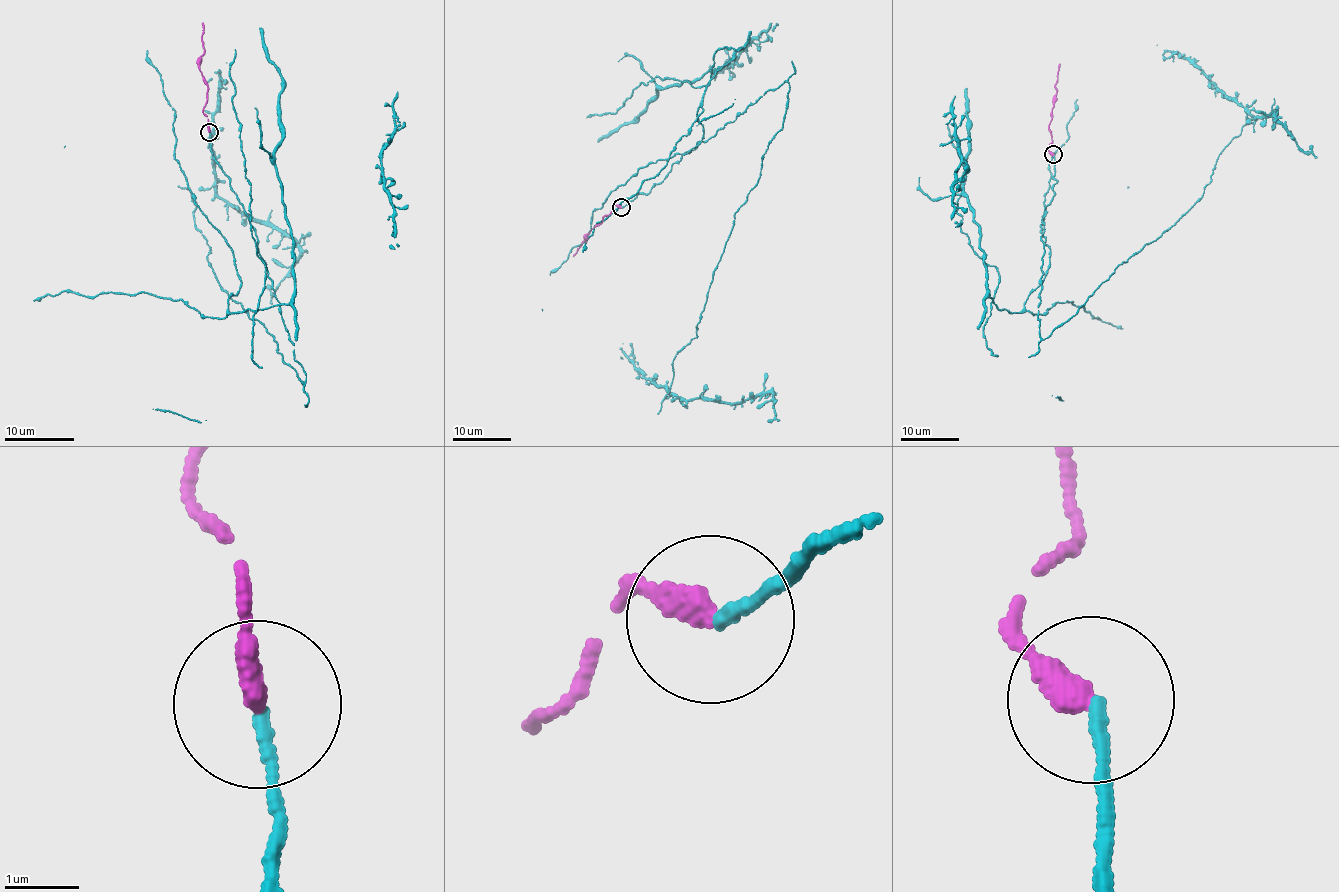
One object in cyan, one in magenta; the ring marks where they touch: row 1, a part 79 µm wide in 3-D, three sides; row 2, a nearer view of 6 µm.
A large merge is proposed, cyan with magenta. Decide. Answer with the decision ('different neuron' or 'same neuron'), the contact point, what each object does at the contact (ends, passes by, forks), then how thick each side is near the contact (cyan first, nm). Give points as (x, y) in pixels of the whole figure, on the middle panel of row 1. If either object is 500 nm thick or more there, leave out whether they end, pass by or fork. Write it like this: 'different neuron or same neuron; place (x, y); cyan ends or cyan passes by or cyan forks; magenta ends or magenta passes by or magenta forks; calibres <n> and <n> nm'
same neuron; place (621, 207); cyan ends; magenta ends; calibres 140 and 340 nm

